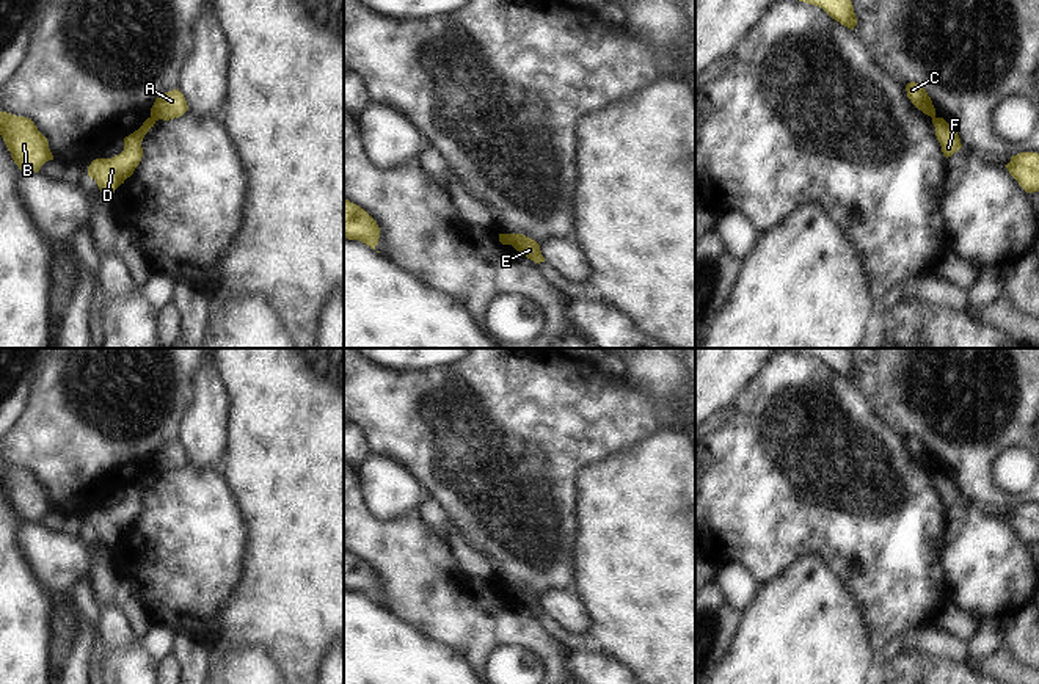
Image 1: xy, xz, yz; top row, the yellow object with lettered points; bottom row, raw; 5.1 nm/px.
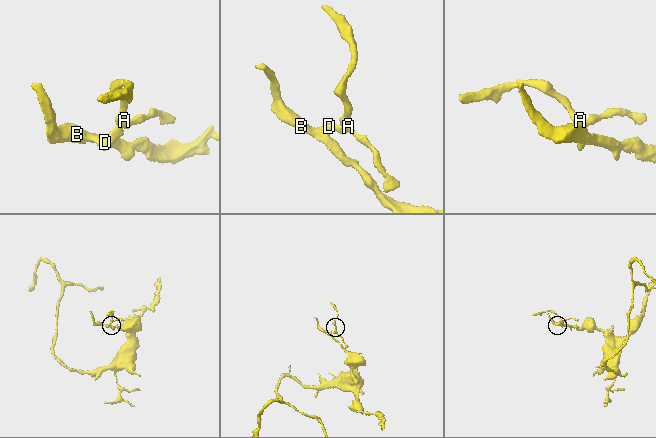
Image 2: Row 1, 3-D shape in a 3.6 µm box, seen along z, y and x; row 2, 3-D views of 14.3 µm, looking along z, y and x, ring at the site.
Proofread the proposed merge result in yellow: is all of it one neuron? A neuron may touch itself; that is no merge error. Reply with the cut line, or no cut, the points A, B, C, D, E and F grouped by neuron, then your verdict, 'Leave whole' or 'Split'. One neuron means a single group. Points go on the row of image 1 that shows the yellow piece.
Split along xy (151, 116), (156, 120). Groups: A C E / B D F. Split.

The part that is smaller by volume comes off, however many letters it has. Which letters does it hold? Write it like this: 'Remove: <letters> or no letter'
Remove: A, C, E

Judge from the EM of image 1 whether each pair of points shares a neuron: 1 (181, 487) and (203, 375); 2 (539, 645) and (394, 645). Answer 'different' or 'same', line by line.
1: different
2: different

